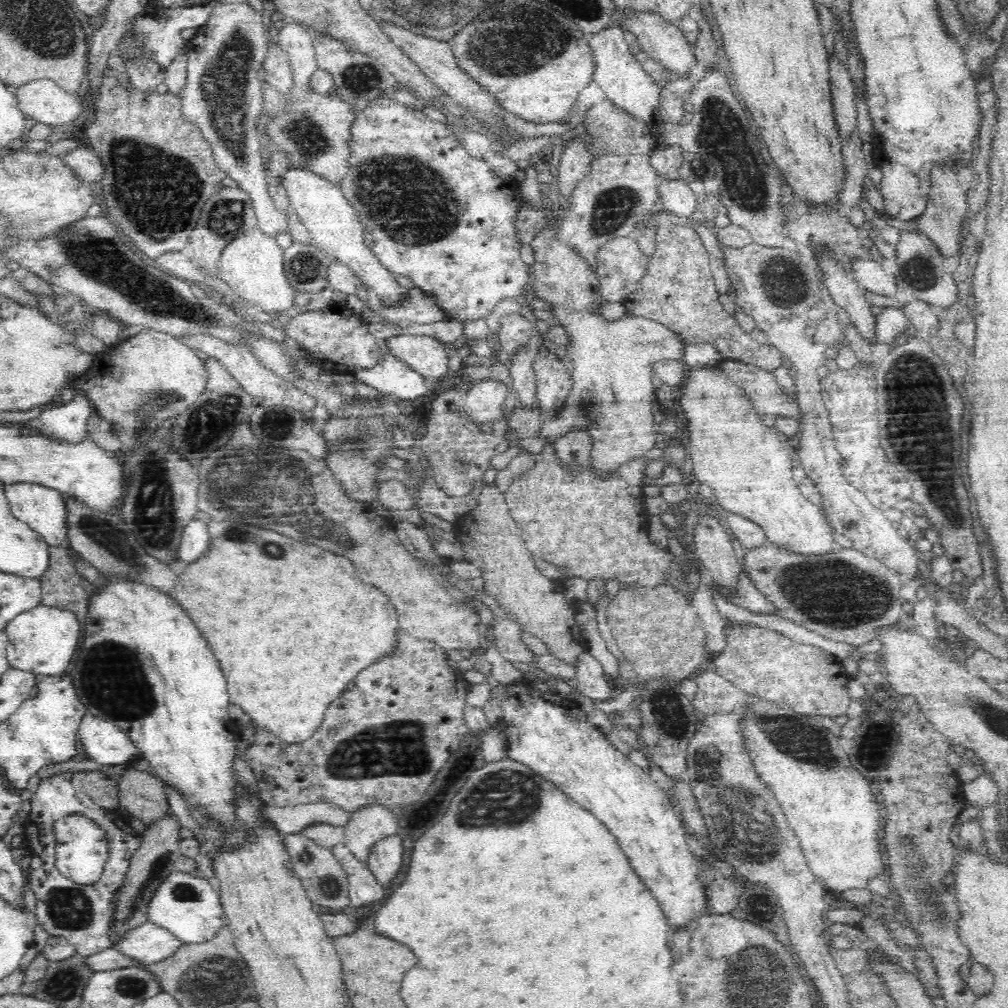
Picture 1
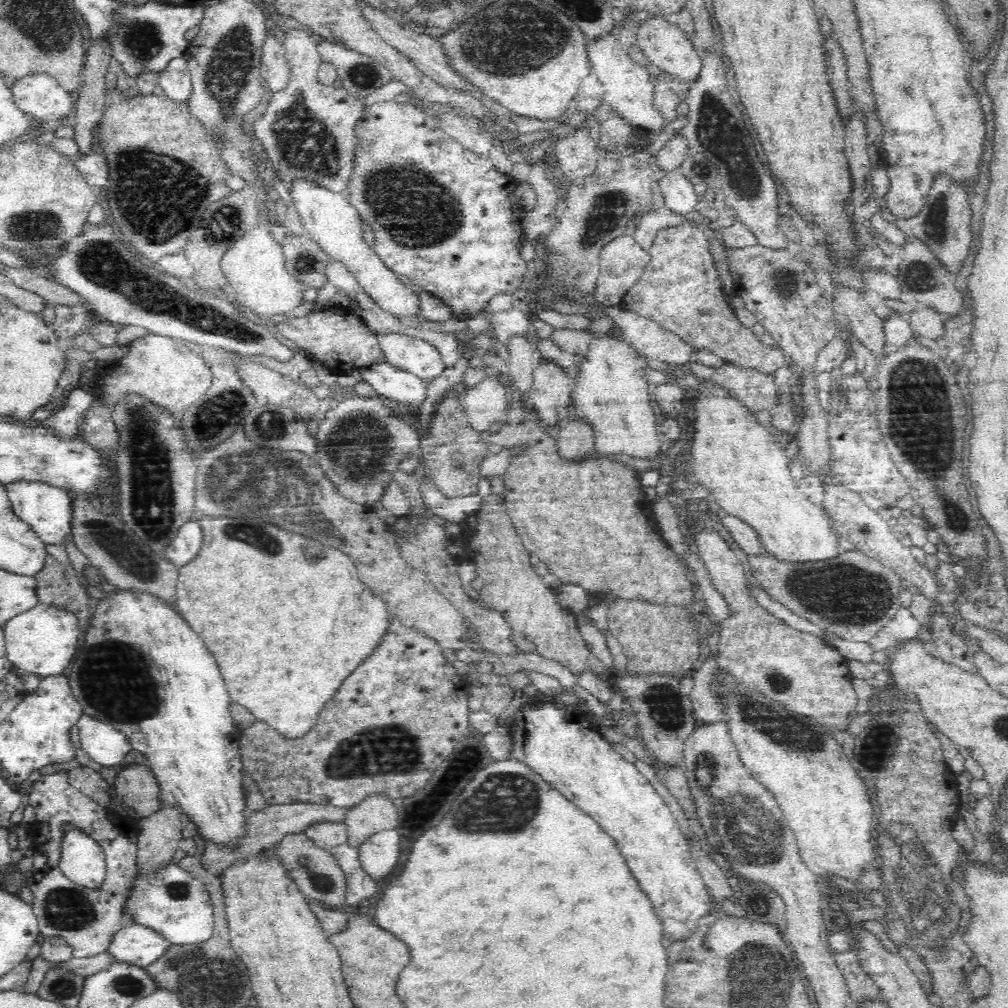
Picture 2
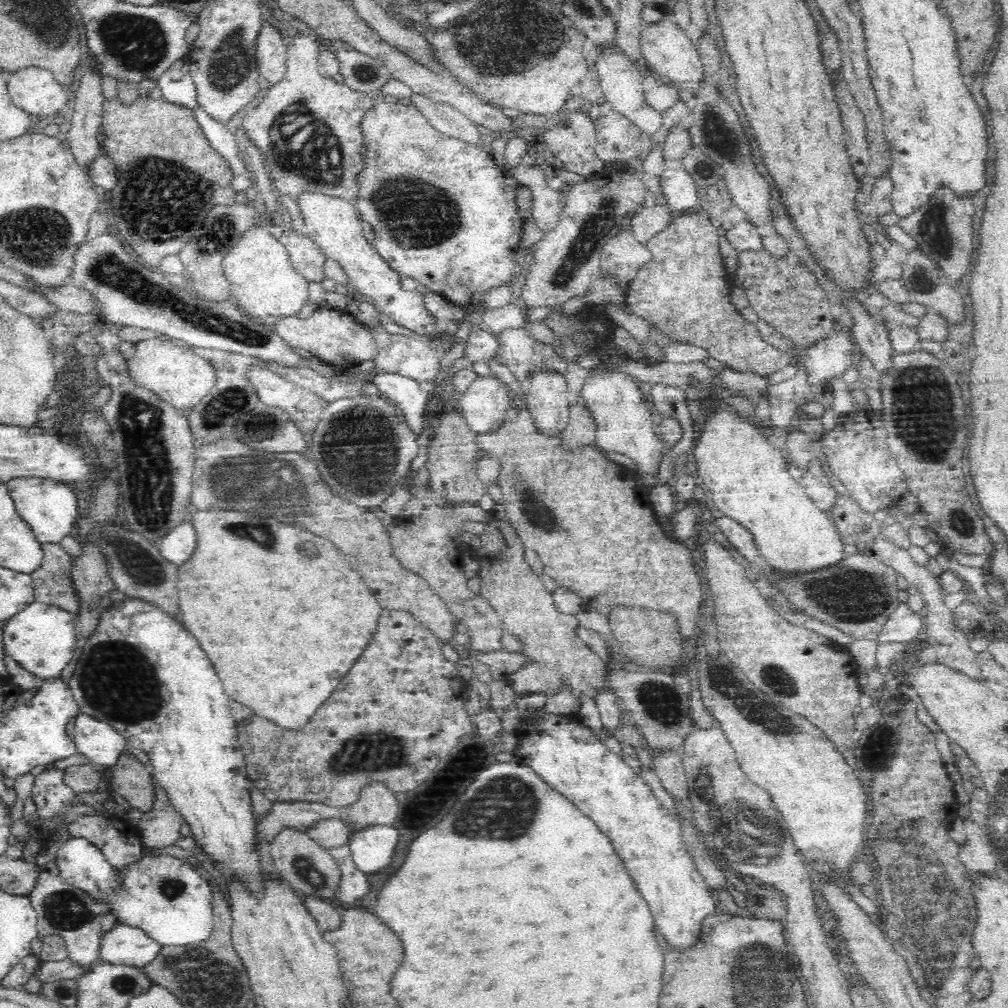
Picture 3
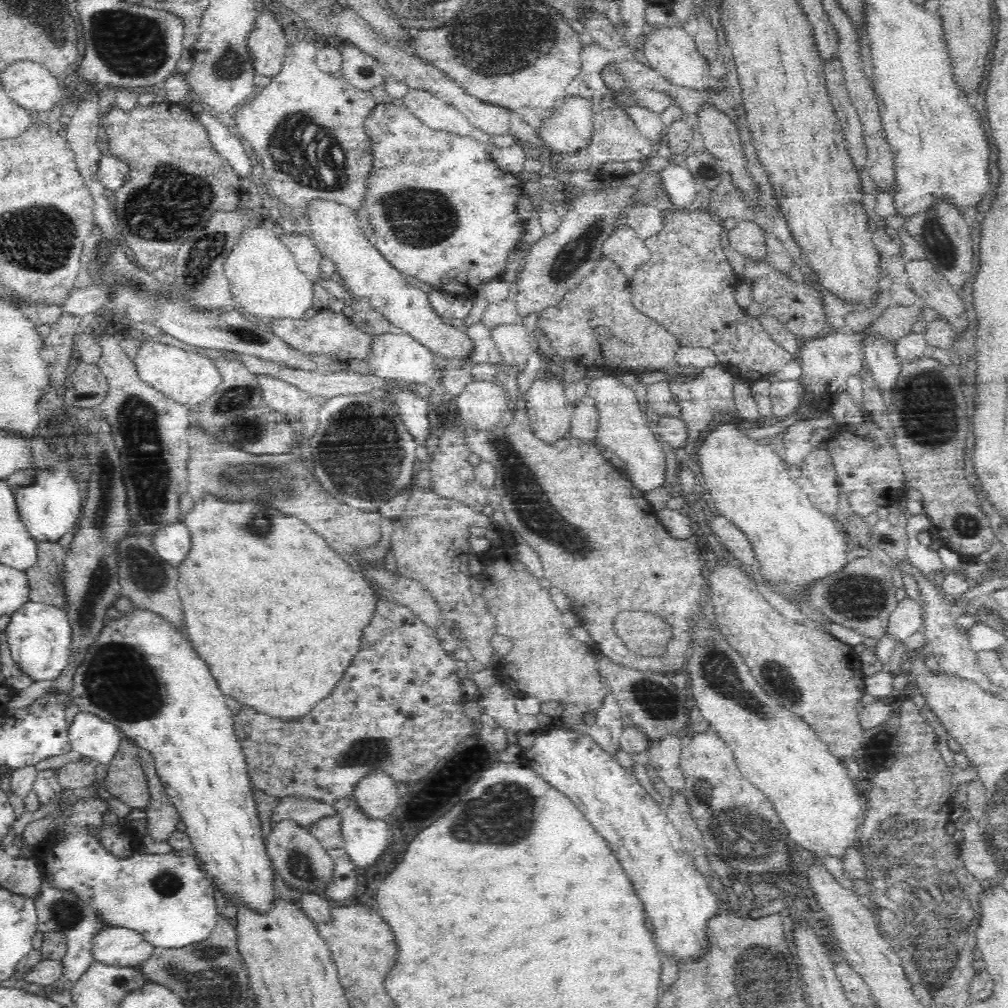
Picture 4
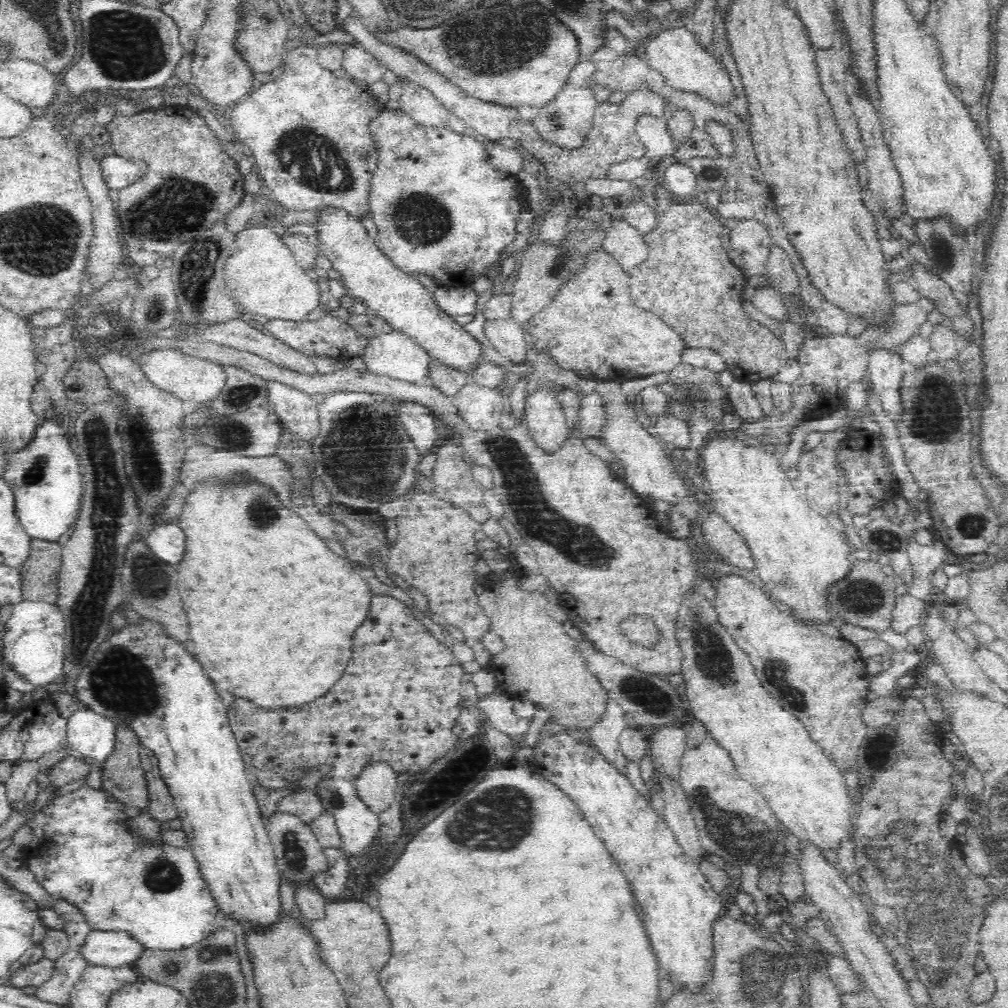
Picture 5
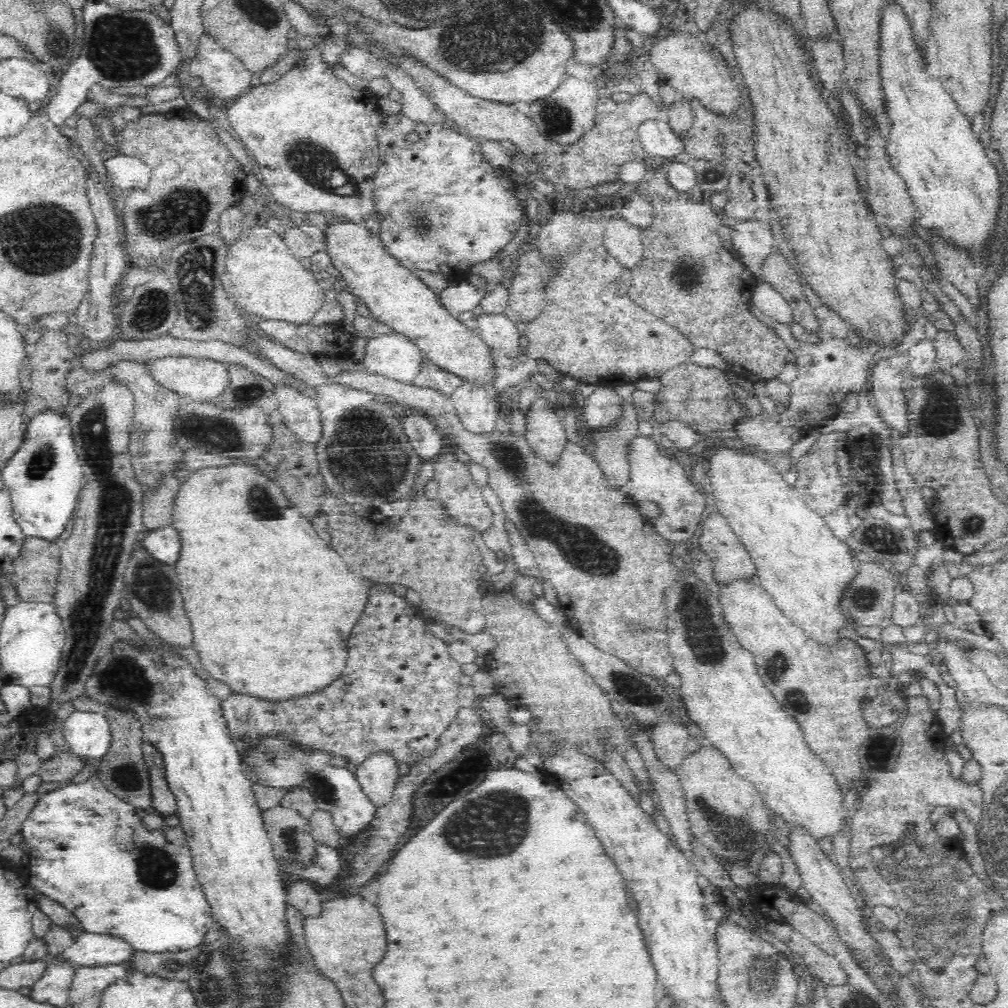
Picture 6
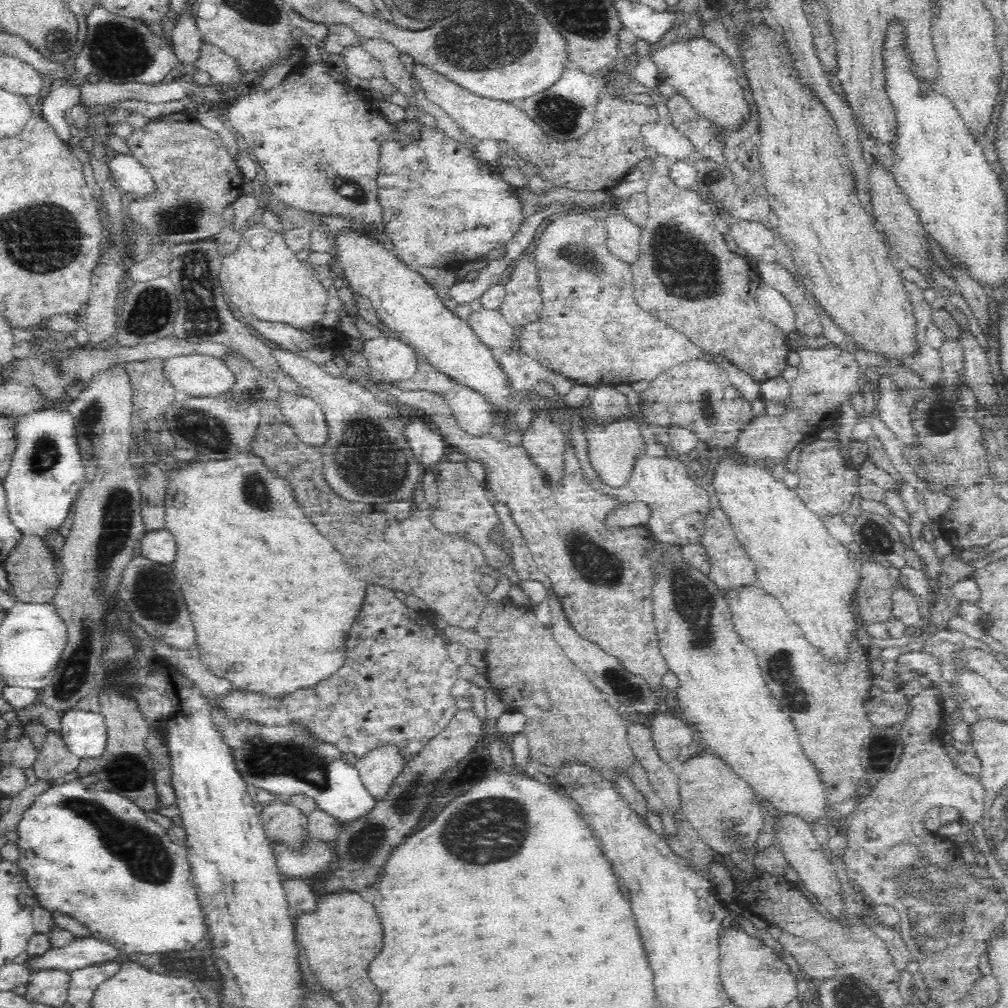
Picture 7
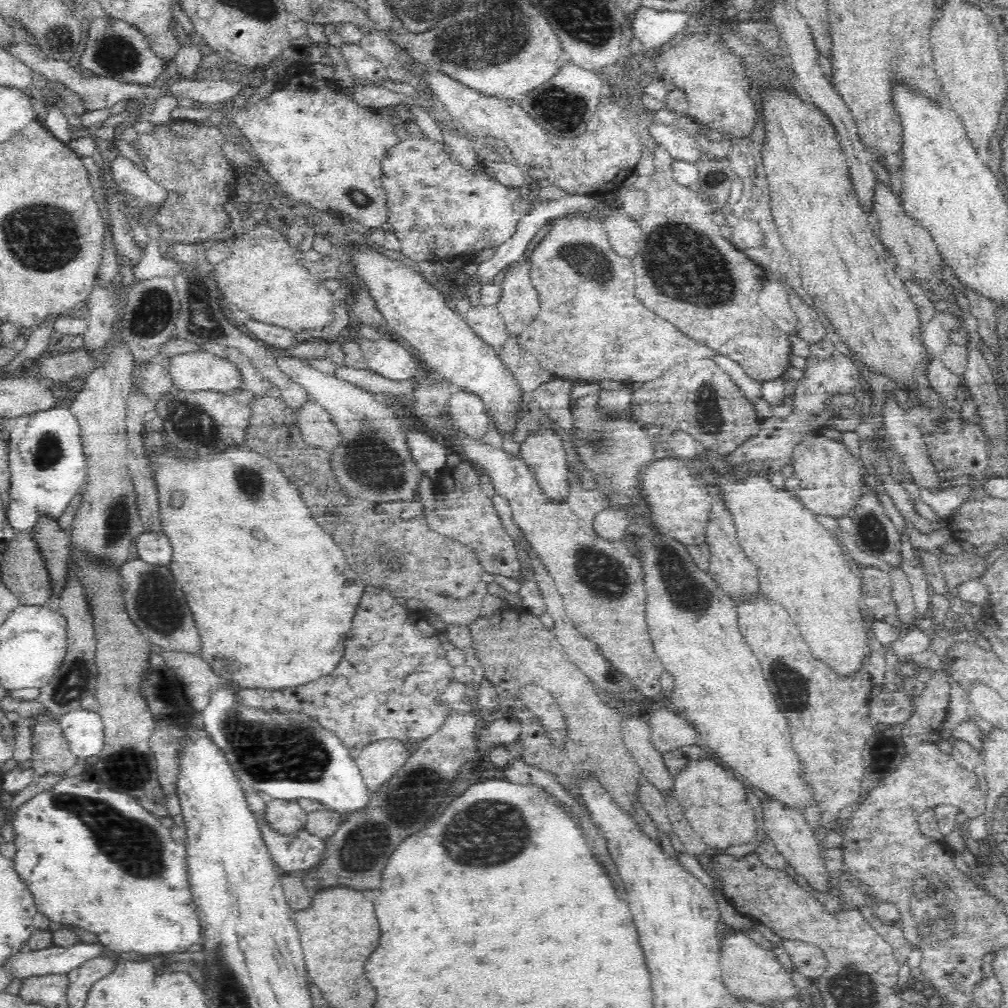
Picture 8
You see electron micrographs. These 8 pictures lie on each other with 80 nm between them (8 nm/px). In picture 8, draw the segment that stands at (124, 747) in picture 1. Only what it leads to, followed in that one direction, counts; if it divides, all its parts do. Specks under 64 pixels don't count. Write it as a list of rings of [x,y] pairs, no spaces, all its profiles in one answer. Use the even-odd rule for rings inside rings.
[[[83,708],[73,710],[72,712],[63,714],[59,717],[59,722],[61,724],[63,734],[67,739],[70,751],[74,754],[74,757],[79,760],[79,762],[84,762],[87,758],[92,756],[99,756],[100,752],[103,750],[105,742],[105,731],[103,720],[97,712]]]

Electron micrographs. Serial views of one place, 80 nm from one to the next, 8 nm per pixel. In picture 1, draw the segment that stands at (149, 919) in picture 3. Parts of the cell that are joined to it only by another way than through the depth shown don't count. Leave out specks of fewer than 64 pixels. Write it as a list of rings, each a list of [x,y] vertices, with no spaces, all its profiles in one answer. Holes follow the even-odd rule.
[[[72,814],[55,822],[54,833],[56,833],[57,870],[78,884],[92,886],[100,881],[108,859],[105,855],[107,844],[102,831],[91,820]],[[178,870],[178,872],[172,871],[151,894],[146,907],[146,920],[166,929],[182,944],[190,944],[212,940],[224,922],[224,916],[219,893],[209,882],[202,877]]]

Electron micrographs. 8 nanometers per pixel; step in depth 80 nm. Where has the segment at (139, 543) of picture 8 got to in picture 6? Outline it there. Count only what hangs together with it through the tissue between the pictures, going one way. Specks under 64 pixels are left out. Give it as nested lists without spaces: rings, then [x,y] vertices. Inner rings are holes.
[[[166,526],[146,531],[143,550],[150,553],[152,558],[156,558],[164,564],[175,564],[181,546],[180,536],[175,532],[173,526]]]

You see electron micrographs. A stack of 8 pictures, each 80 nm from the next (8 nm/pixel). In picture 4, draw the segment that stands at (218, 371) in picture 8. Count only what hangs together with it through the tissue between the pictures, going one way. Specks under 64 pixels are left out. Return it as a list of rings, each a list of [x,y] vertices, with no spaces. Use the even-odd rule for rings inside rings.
[[[155,339],[144,341],[133,361],[142,380],[181,404],[207,402],[217,394],[218,386],[222,384],[222,373],[212,358]]]

